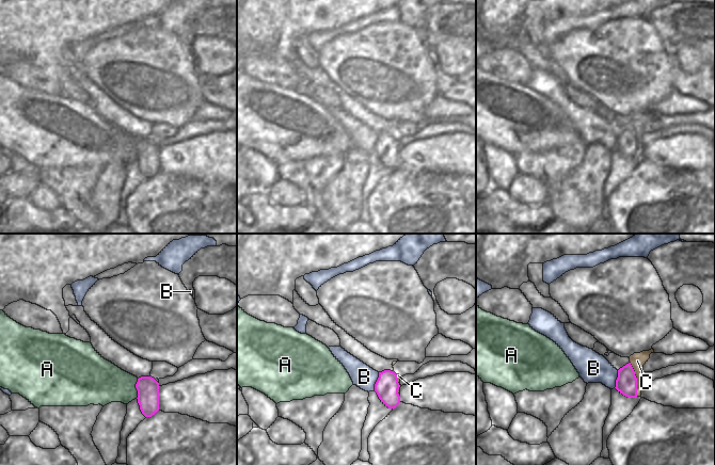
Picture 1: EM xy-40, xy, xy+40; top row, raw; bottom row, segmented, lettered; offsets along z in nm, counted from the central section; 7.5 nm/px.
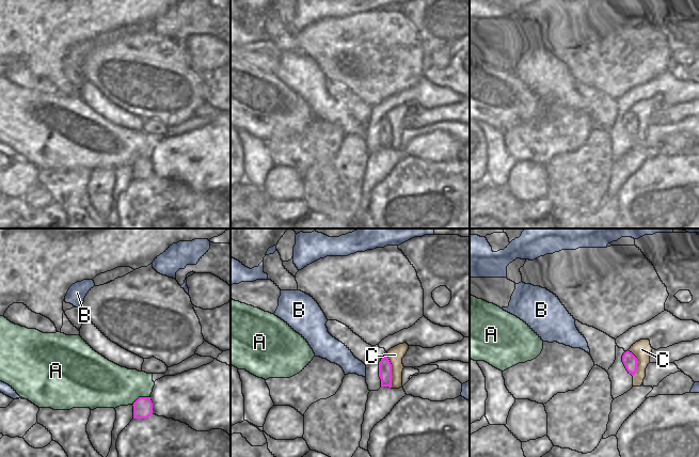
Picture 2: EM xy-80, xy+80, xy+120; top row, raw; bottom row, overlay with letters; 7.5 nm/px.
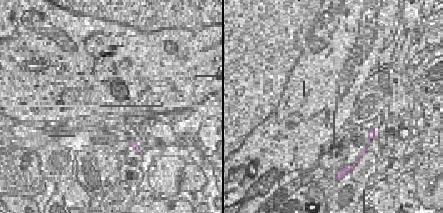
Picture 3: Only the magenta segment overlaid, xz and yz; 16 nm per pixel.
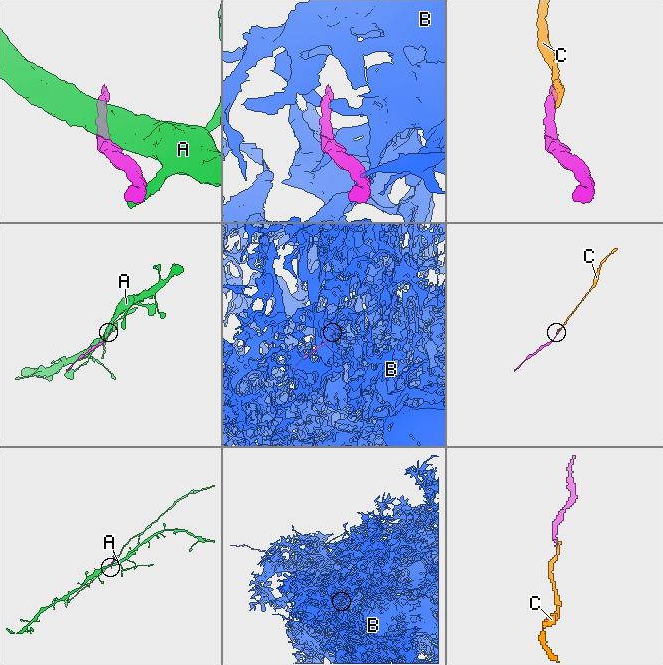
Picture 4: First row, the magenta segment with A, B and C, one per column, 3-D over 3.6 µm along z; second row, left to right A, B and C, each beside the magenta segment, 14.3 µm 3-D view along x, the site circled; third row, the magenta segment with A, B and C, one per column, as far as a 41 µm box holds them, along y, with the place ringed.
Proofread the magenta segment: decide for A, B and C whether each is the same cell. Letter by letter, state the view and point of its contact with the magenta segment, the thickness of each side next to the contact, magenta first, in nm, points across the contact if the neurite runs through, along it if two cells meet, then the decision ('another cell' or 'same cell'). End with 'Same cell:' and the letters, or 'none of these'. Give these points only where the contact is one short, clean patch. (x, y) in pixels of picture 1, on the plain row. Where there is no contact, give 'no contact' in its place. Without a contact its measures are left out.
A: contact xy-40 (136, 148); calibres 170 and 320 nm; another cell
B: contact xy (376, 143); calibres 180 and 170 nm; another cell
C: contact xy+40 (636, 140); calibres 160 and 120 nm; way xy+40 (626, 143), (631, 140), (636, 140), (637, 122); same cell
Same cell: C

